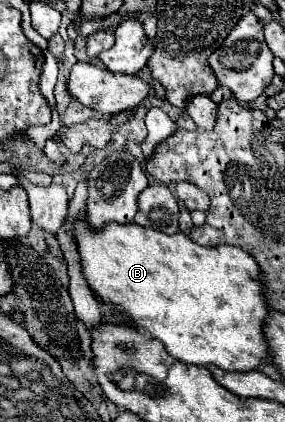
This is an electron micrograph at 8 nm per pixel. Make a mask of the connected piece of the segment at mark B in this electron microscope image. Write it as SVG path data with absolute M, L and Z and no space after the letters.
M86 213L74 219L74 237L80 269L92 293L102 303L126 313L136 329L148 331L152 337L160 339L174 359L200 367L216 365L224 371L252 371L262 361L268 361L262 335L268 305L262 297L258 263L244 249L232 245L202 247L184 233L166 235L136 223L106 223L102 231L94 231L90 223L86 223Z

